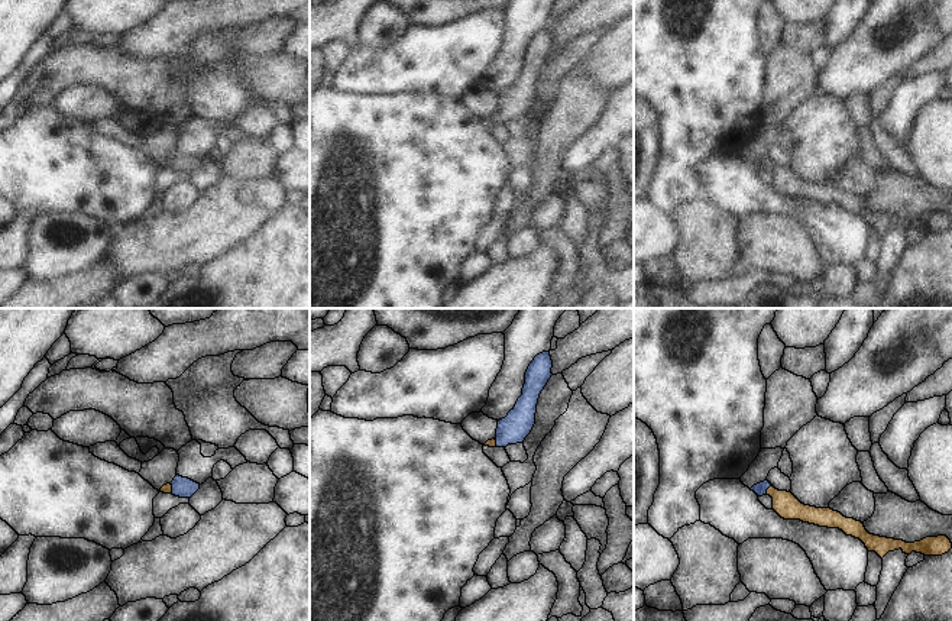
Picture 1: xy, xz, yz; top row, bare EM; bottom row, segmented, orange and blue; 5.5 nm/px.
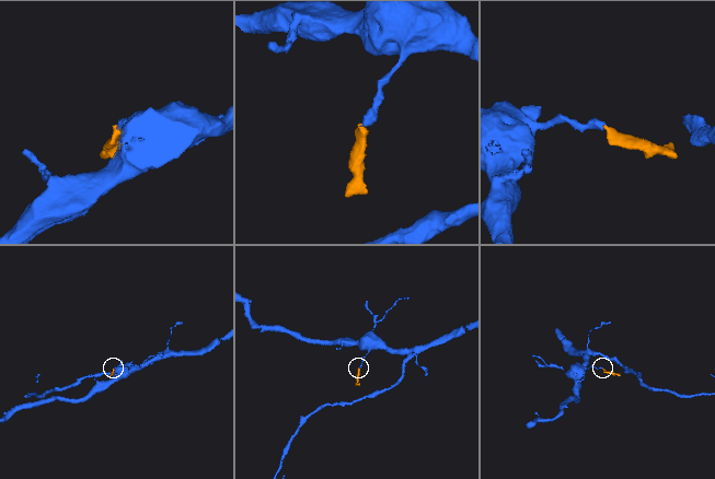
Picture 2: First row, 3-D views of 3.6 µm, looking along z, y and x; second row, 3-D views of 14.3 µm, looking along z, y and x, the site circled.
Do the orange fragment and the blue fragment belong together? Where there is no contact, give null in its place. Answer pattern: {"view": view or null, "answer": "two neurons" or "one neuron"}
{"view": "yz", "answer": "one neuron"}

